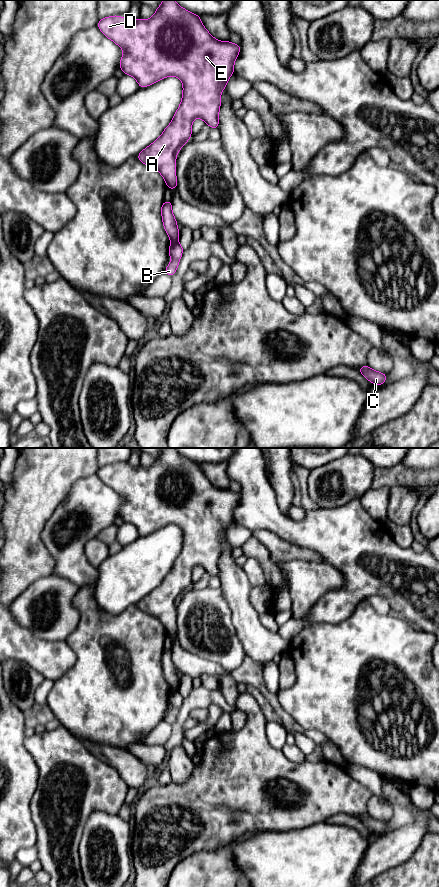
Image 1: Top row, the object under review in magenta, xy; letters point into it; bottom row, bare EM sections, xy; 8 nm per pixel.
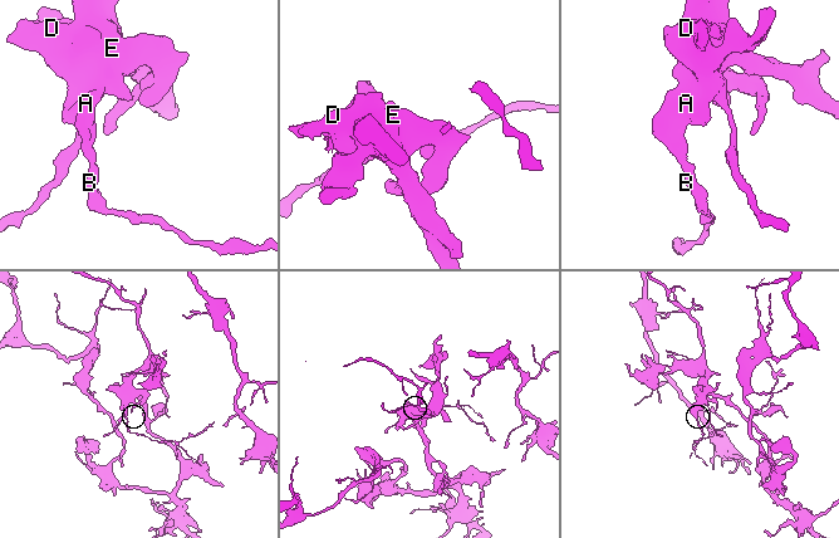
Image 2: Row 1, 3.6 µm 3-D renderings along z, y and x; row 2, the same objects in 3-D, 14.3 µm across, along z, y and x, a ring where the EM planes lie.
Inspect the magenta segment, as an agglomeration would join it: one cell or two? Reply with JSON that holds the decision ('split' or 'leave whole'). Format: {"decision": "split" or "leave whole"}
{"decision": "split"}

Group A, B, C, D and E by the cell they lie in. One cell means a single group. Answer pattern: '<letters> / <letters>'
A D E / B C

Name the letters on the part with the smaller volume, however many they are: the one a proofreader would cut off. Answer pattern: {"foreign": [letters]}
{"foreign": ["B", "C"]}

